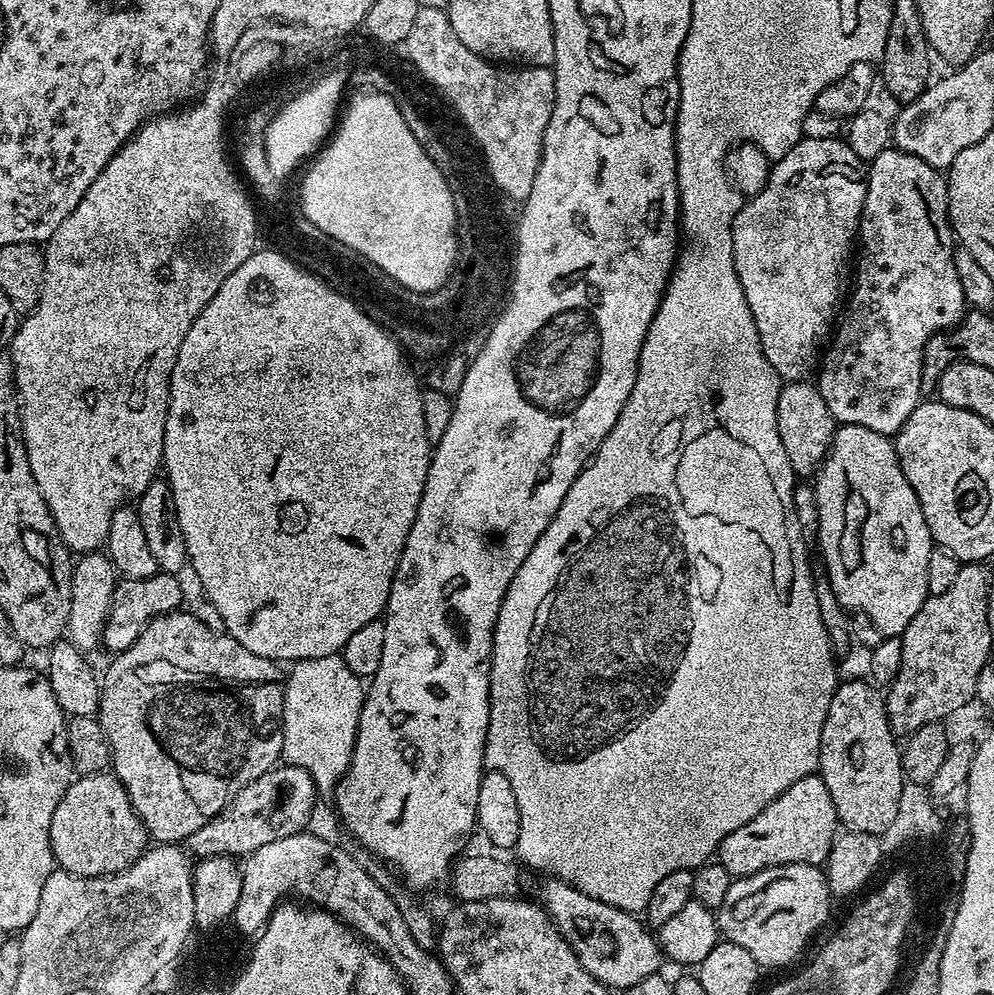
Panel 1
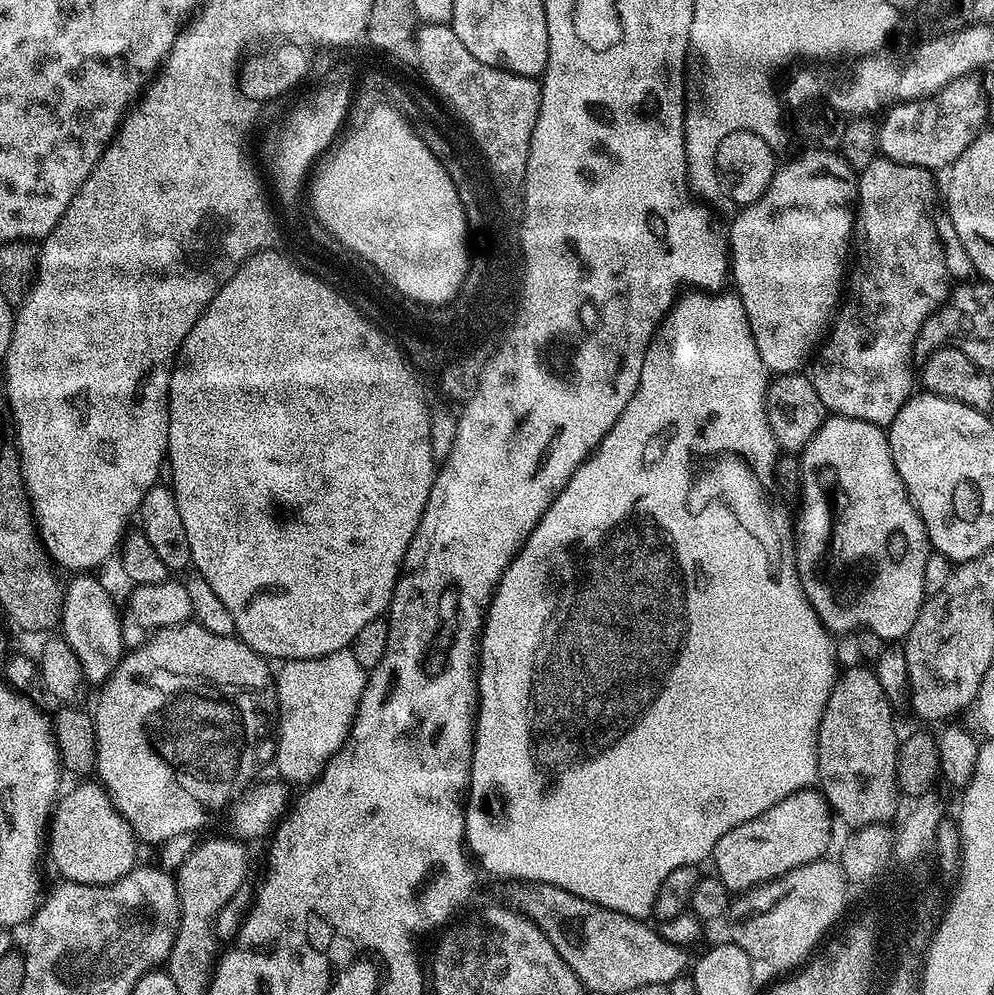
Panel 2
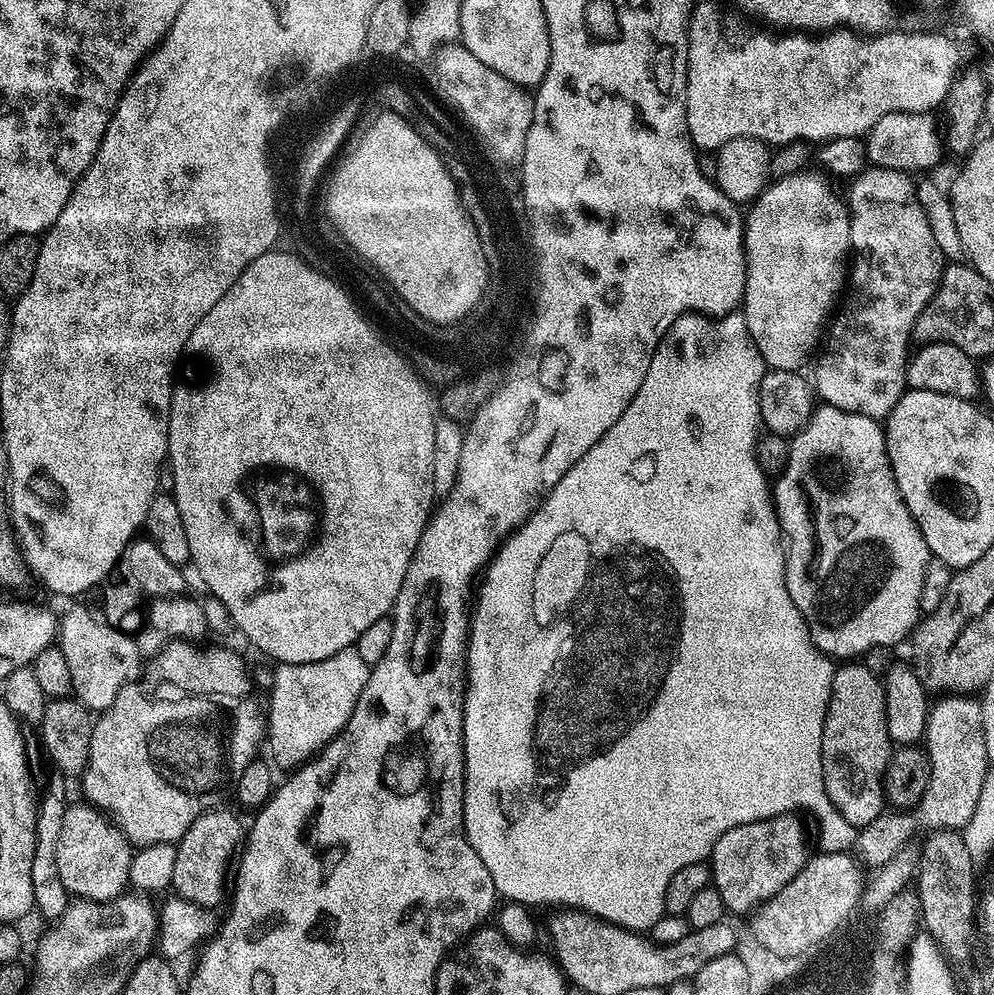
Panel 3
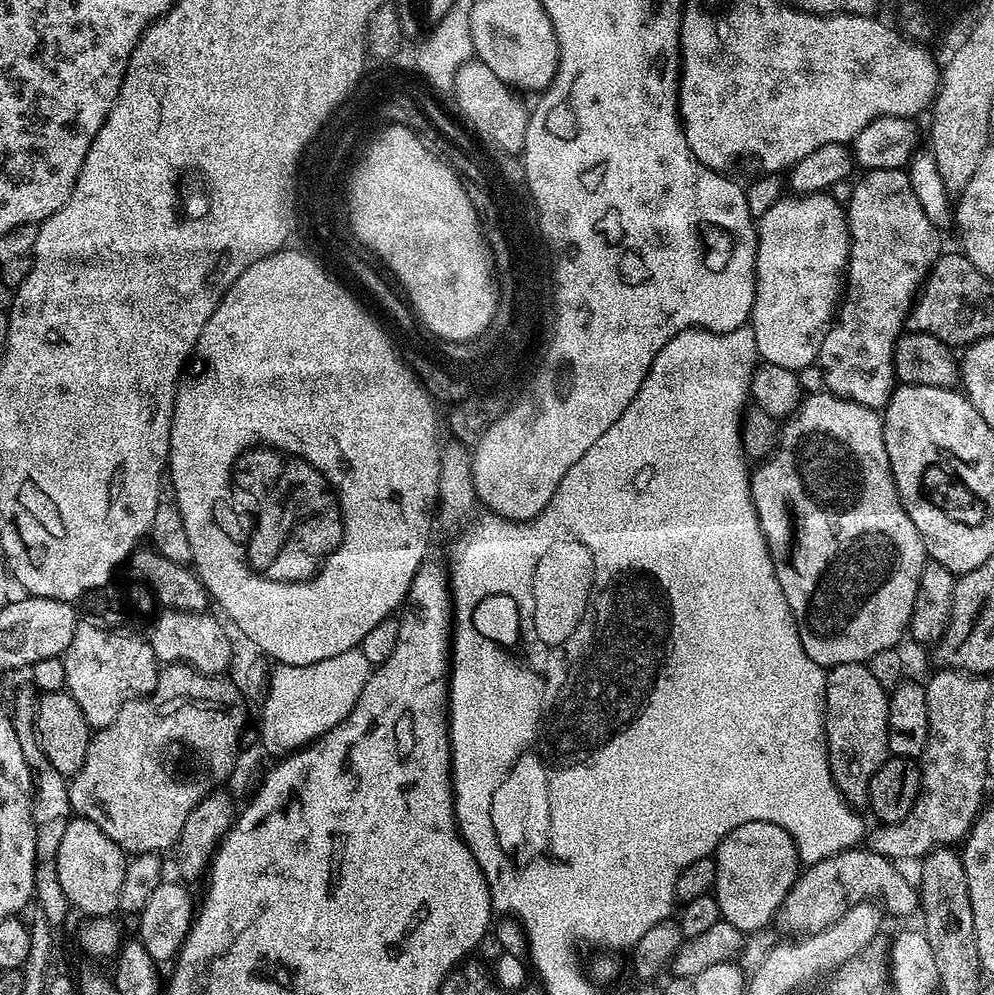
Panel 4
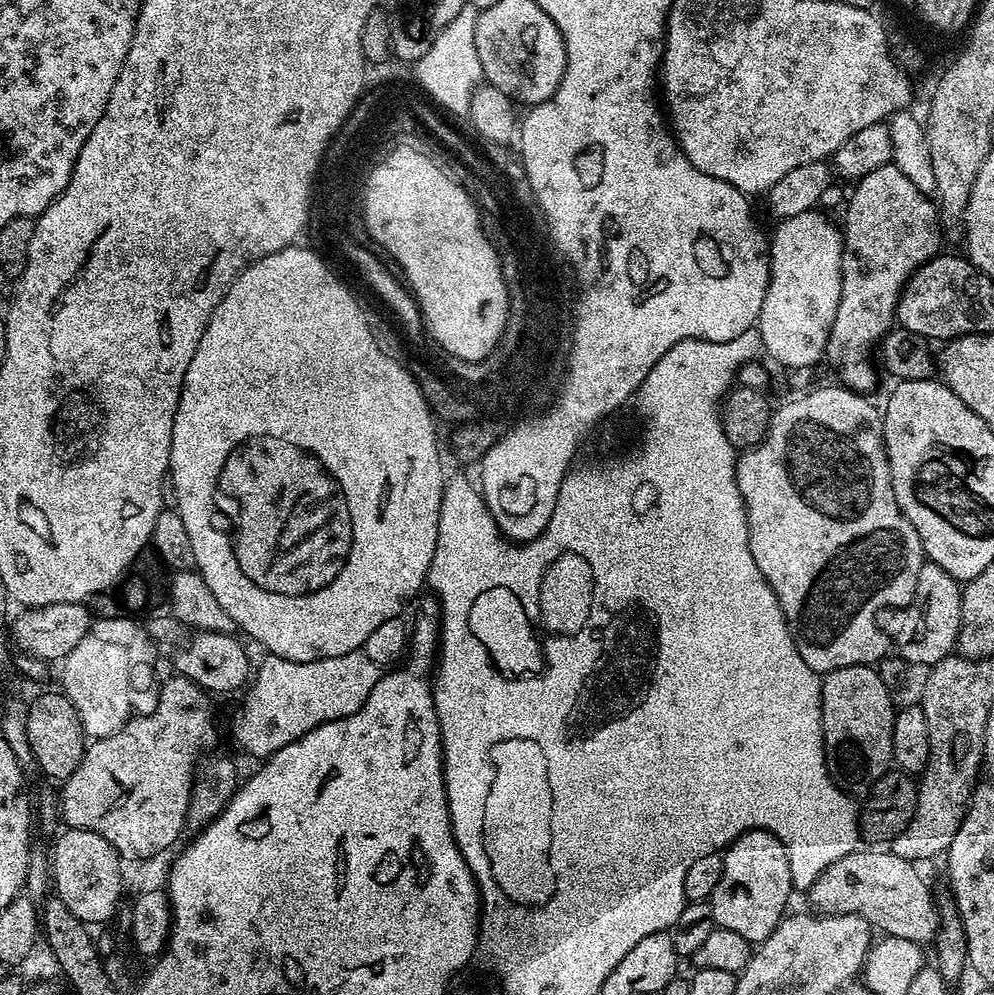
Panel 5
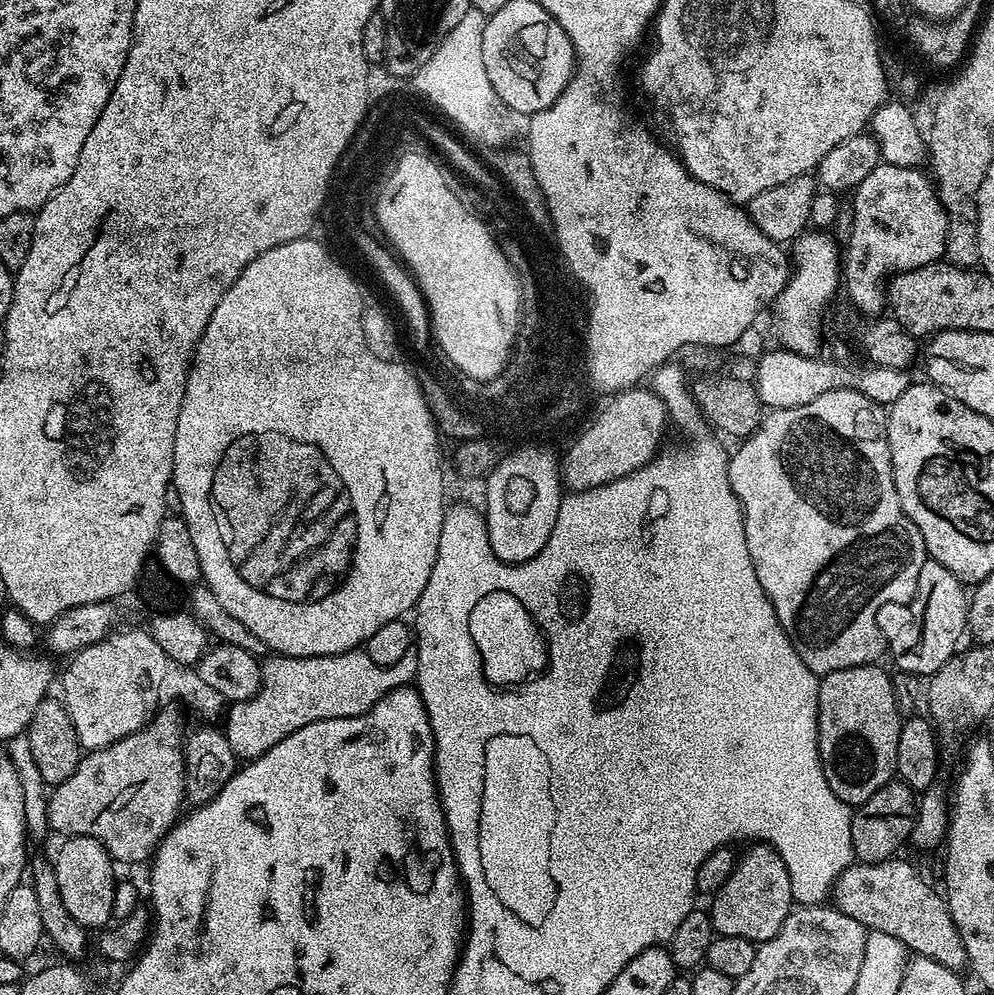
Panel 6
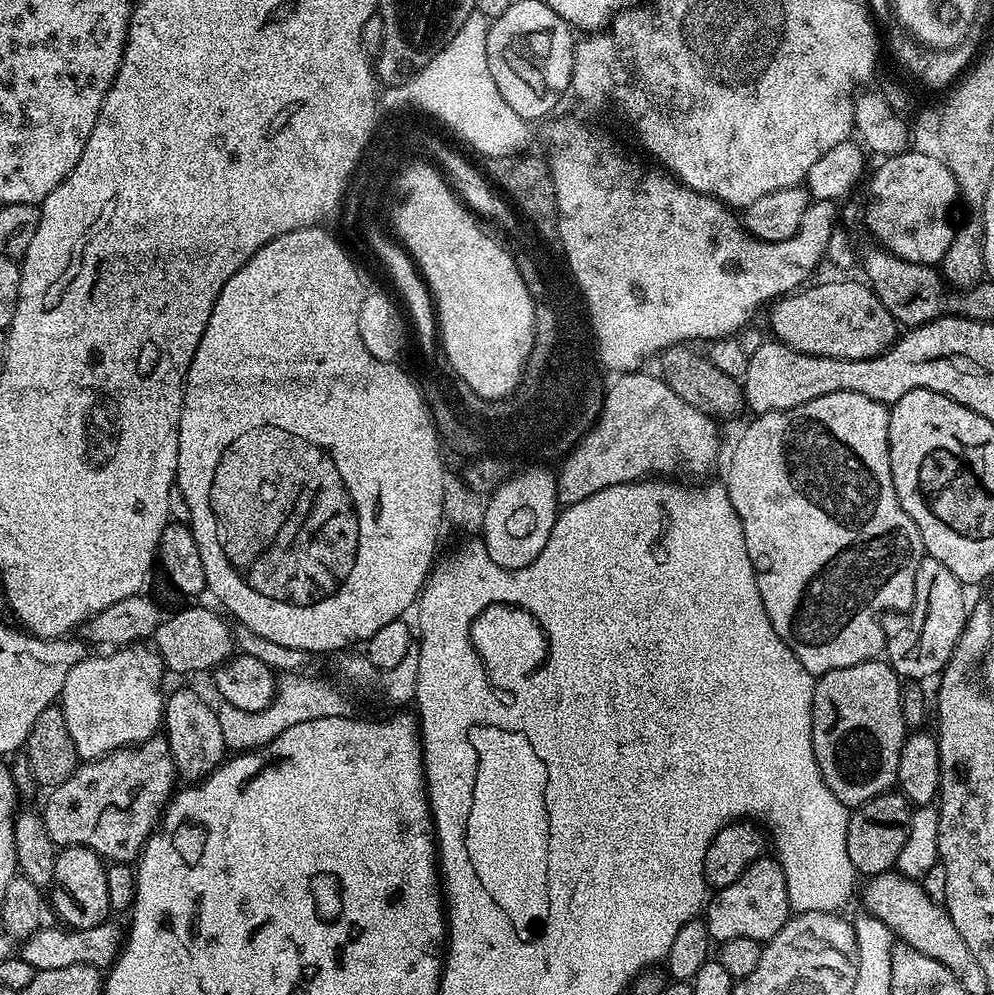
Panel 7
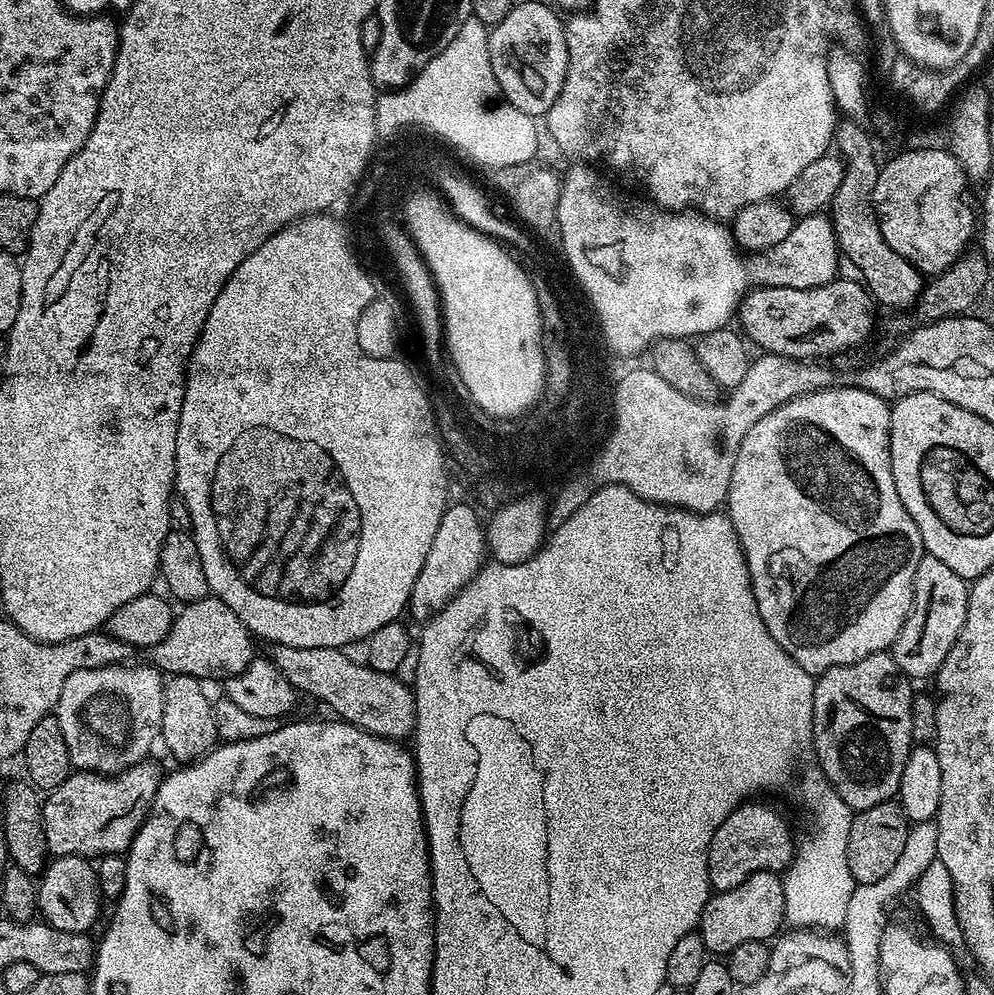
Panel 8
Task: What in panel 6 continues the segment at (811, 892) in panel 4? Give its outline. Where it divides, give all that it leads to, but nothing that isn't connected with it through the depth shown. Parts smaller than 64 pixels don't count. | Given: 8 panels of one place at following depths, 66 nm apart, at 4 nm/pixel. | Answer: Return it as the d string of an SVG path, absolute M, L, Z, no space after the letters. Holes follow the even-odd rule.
M895 856L882 863L854 862L850 867L844 869L833 888L832 900L835 907L848 917L854 918L869 931L882 931L894 936L915 955L929 957L955 972L964 970L967 967L968 955L961 945L961 936L950 918L947 903L941 893L937 889L934 891L910 863L900 859Z

